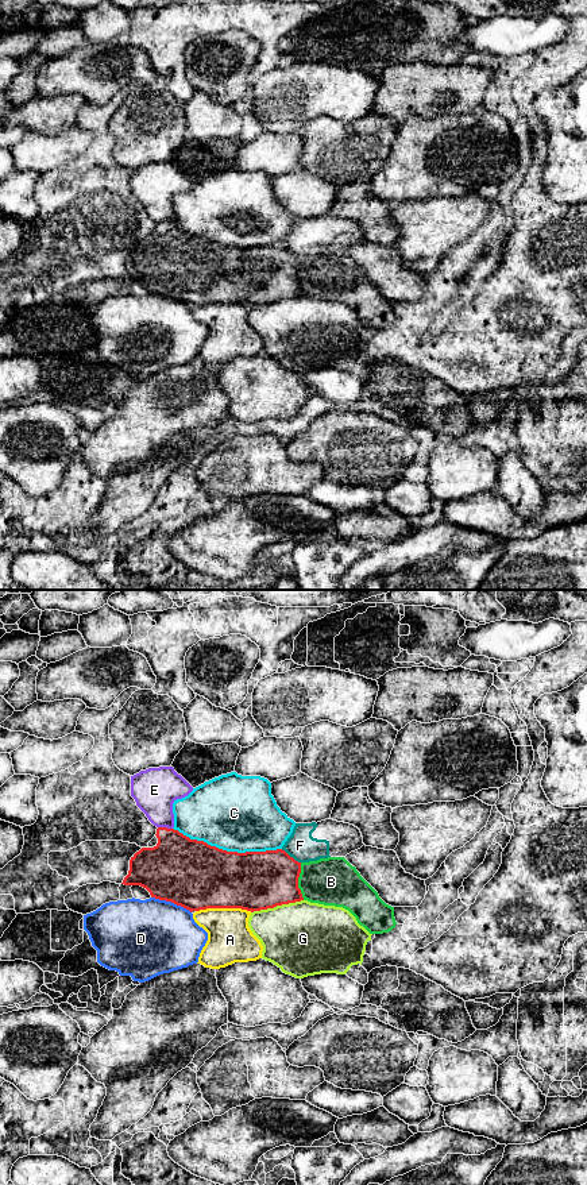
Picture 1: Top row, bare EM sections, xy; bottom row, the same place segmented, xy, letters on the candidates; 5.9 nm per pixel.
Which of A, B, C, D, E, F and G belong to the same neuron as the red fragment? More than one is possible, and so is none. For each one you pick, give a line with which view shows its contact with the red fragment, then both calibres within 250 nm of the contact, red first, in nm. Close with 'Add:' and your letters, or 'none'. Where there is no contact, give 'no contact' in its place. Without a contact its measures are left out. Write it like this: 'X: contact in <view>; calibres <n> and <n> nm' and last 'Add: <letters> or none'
Add: none

